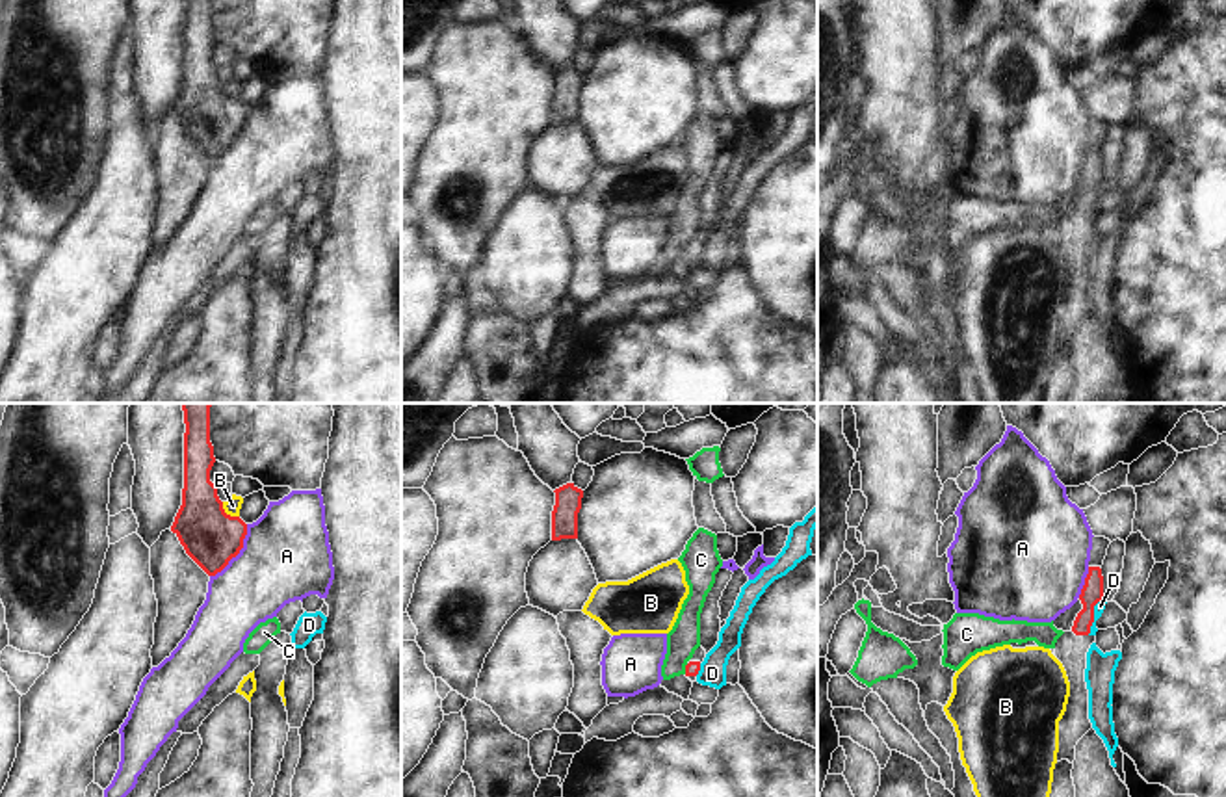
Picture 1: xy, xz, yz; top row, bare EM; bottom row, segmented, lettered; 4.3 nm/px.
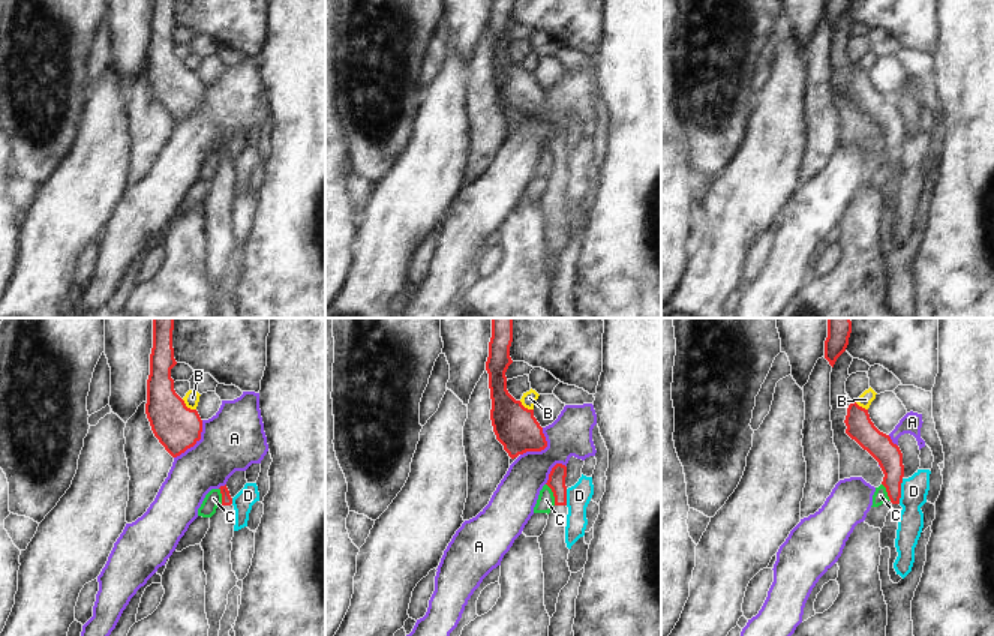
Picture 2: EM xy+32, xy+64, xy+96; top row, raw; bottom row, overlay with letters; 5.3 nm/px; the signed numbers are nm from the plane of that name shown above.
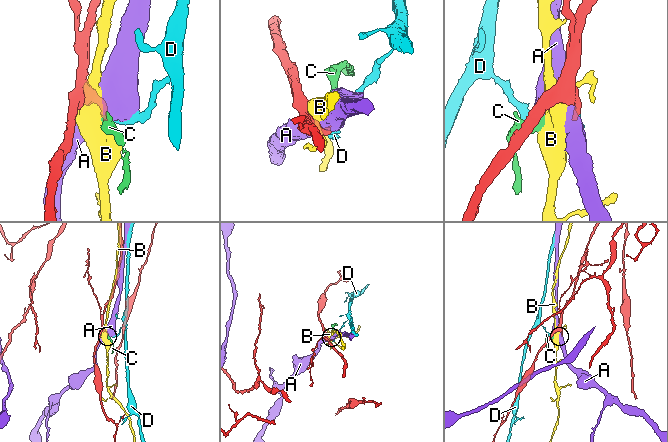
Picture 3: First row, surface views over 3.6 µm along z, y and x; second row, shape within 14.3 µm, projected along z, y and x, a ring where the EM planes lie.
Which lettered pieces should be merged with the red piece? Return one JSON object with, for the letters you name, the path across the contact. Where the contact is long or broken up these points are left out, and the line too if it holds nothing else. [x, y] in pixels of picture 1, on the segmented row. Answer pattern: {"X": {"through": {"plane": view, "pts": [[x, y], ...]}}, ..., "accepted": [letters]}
{"accepted": []}

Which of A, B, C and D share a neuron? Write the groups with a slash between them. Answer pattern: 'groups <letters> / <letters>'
groups A / B / C / D

